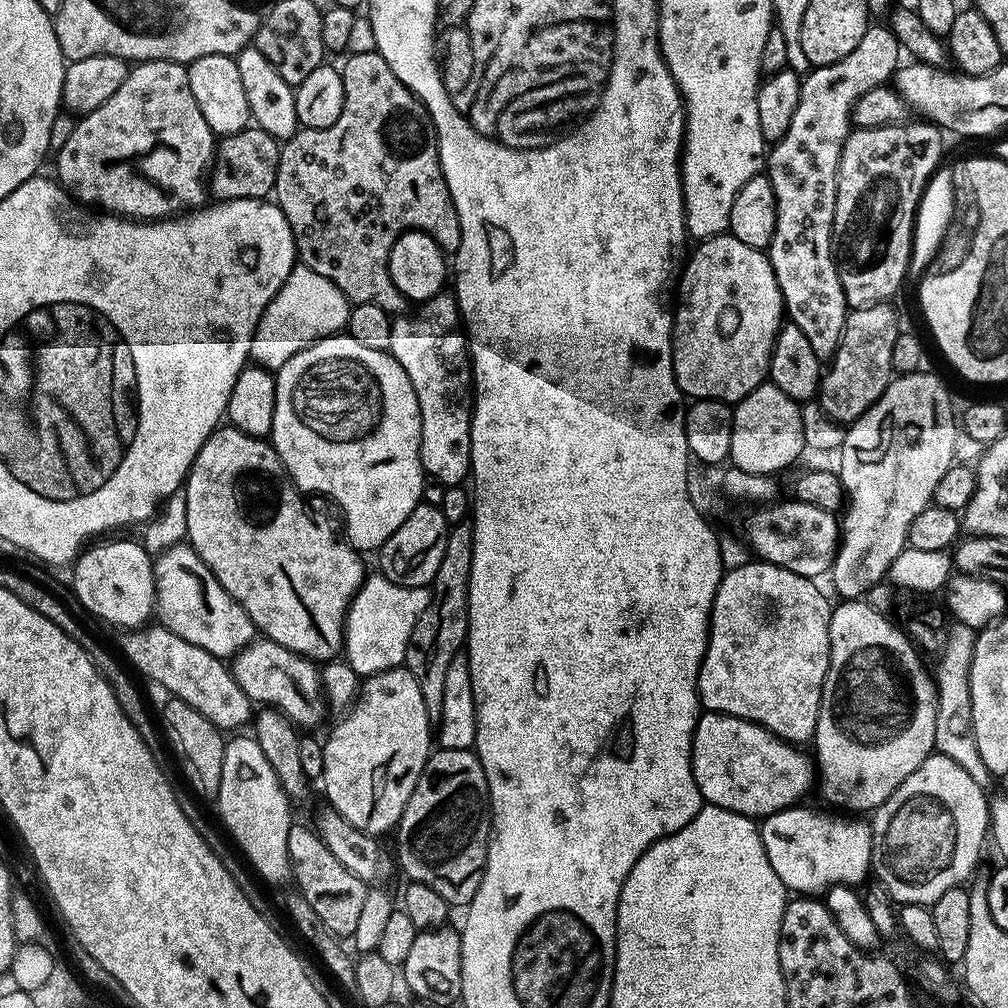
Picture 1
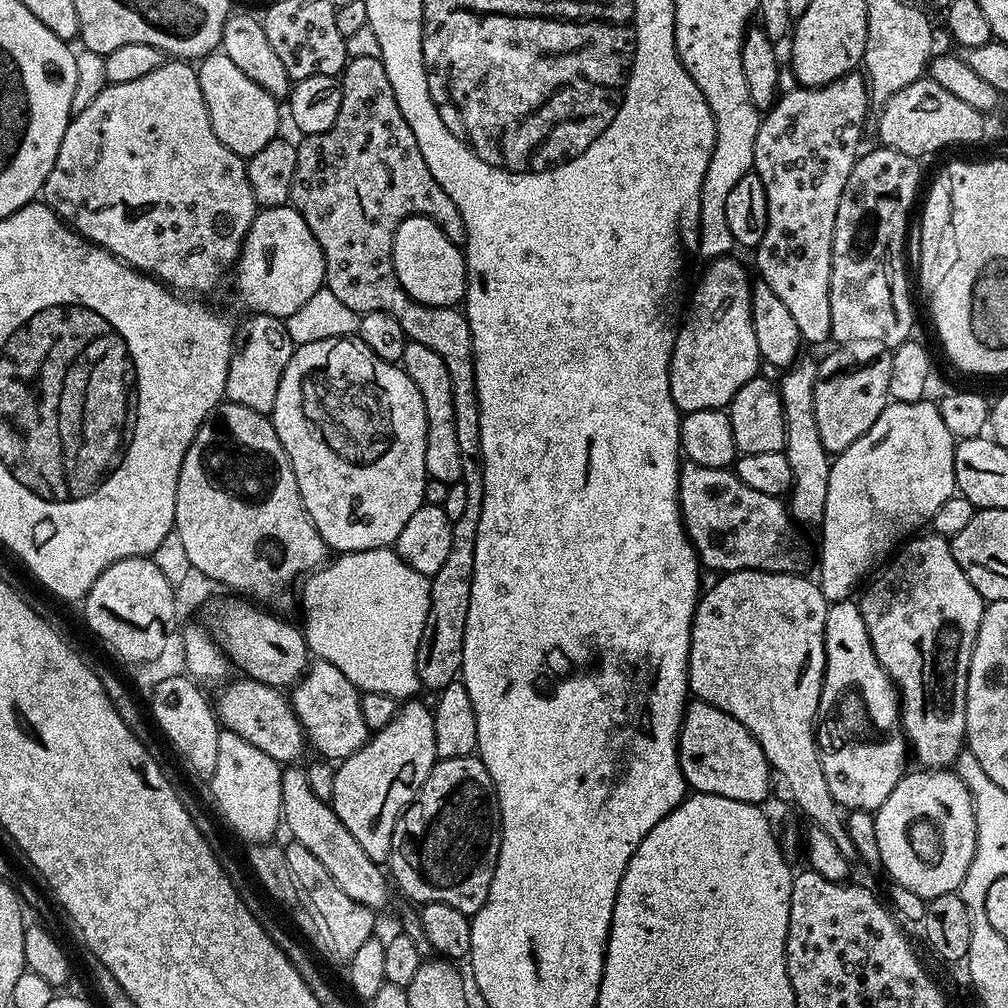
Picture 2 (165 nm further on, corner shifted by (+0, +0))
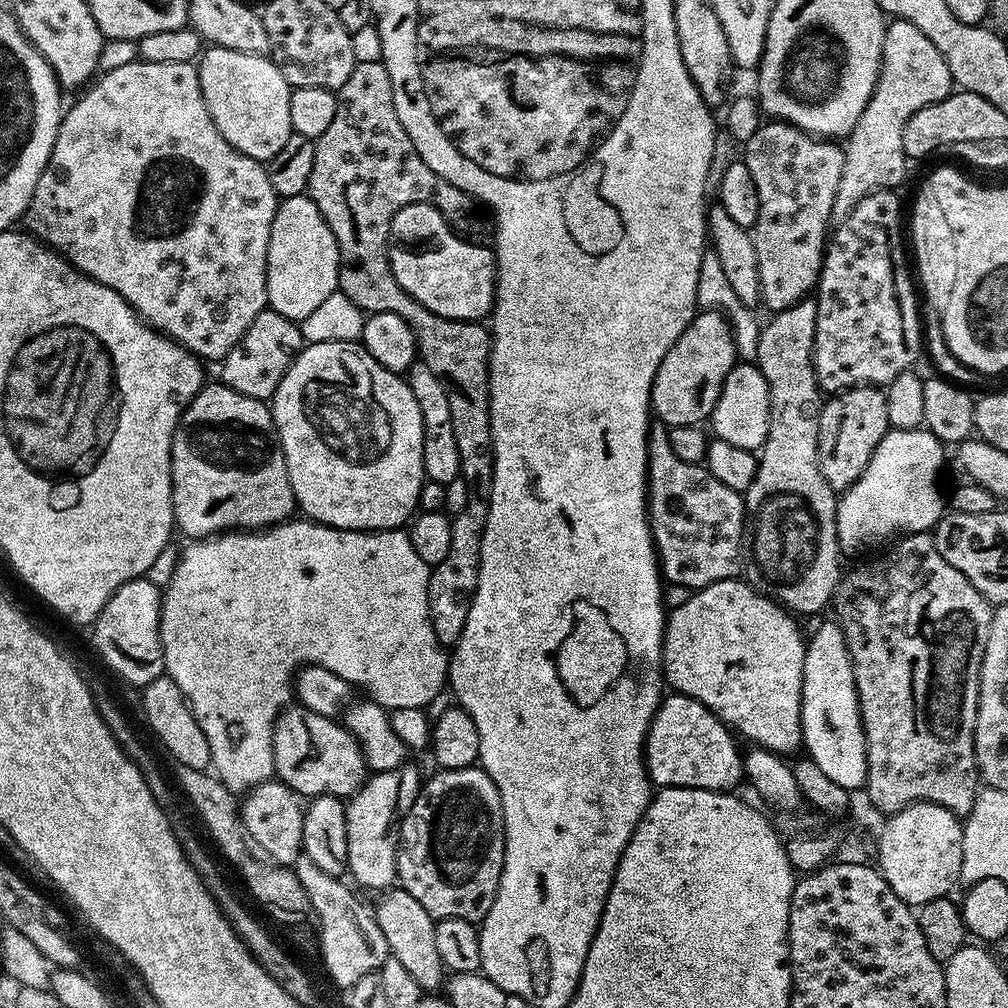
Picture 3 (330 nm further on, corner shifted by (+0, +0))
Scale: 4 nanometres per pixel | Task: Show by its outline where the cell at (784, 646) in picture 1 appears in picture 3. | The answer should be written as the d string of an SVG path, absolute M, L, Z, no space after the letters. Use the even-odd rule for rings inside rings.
M744 578L719 580L693 591L687 603L666 616L662 671L667 687L673 693L702 702L702 706L709 708L729 729L752 740L748 742L753 745L781 754L801 751L804 731L800 703L806 636L800 633L796 620L793 613L757 592Z

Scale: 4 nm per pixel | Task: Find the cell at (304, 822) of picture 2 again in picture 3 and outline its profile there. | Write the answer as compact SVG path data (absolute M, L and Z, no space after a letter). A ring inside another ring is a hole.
M393 886L377 900L380 901L374 904L374 915L382 934L386 934L389 953L398 958L402 966L406 966L407 972L414 977L414 982L418 982L421 990L439 989L445 983L446 969L438 958L438 946L434 943L436 921L426 914L426 909L415 898L410 898L405 888Z

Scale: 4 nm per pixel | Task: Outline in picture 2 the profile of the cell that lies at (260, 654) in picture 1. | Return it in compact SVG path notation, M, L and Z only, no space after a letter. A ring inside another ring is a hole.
M321 659L309 663L307 672L296 681L290 692L292 709L304 727L307 743L316 747L317 757L339 762L350 758L367 742L370 730L366 718L362 718L361 695L338 666Z

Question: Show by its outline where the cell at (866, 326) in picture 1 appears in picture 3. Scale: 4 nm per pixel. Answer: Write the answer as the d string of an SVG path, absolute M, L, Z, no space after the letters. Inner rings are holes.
M862 384L844 392L829 395L823 401L818 422L818 462L822 478L840 494L866 470L878 442L890 431L886 398L879 387Z

